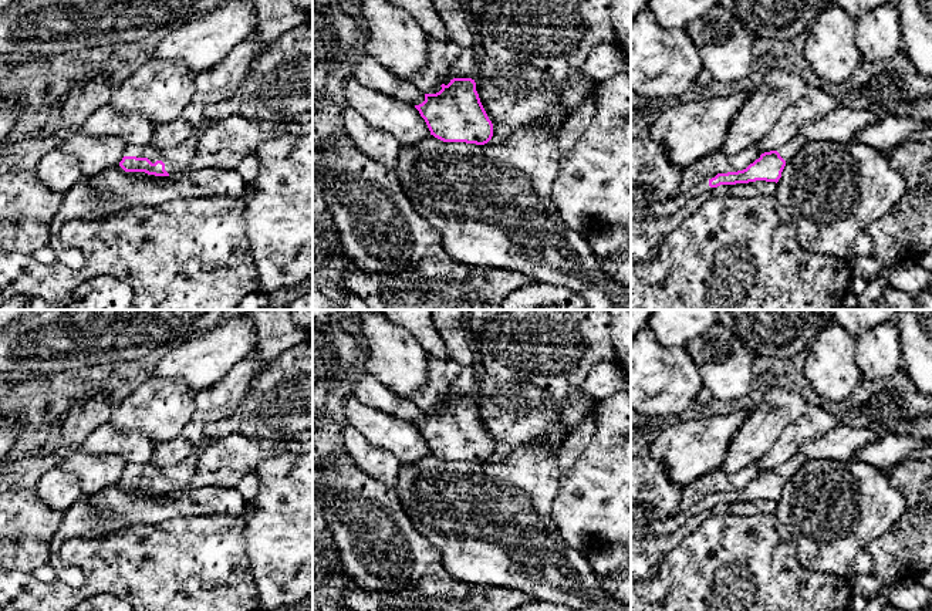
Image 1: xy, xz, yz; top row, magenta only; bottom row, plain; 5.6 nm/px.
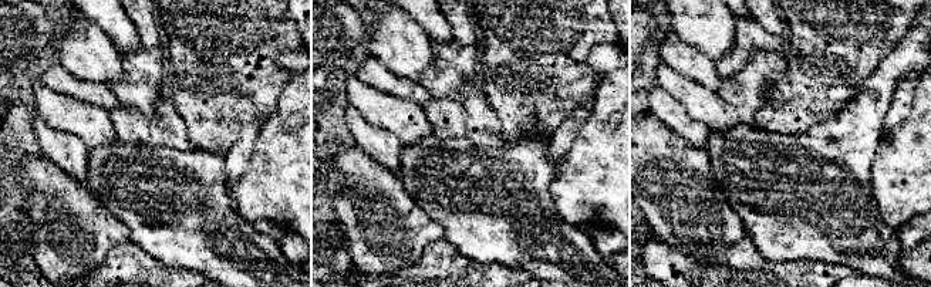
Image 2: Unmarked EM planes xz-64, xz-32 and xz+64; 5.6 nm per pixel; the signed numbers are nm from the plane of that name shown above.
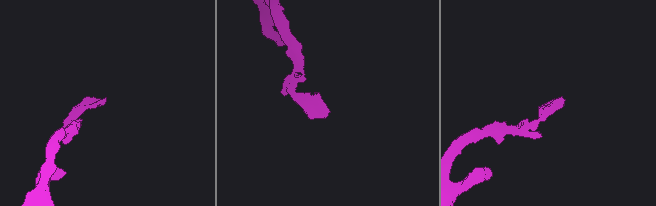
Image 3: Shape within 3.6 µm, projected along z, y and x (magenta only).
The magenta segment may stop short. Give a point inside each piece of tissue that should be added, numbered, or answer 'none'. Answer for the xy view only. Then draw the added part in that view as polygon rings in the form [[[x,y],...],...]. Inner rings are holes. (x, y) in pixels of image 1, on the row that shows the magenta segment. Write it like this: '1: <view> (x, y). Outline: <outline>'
1: xy (176, 159). Outline: [[[193,139],[165,149],[153,148],[151,144],[143,146],[128,145],[125,156],[148,158],[152,163],[162,161],[165,171],[172,176],[185,172],[196,152],[196,142]]]

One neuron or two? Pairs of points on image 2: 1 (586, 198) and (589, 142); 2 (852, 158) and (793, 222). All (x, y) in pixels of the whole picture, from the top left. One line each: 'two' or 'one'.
1: one
2: one

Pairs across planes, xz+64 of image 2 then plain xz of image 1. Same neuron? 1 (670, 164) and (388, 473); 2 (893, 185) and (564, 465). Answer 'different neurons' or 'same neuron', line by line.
1: different neurons
2: different neurons

